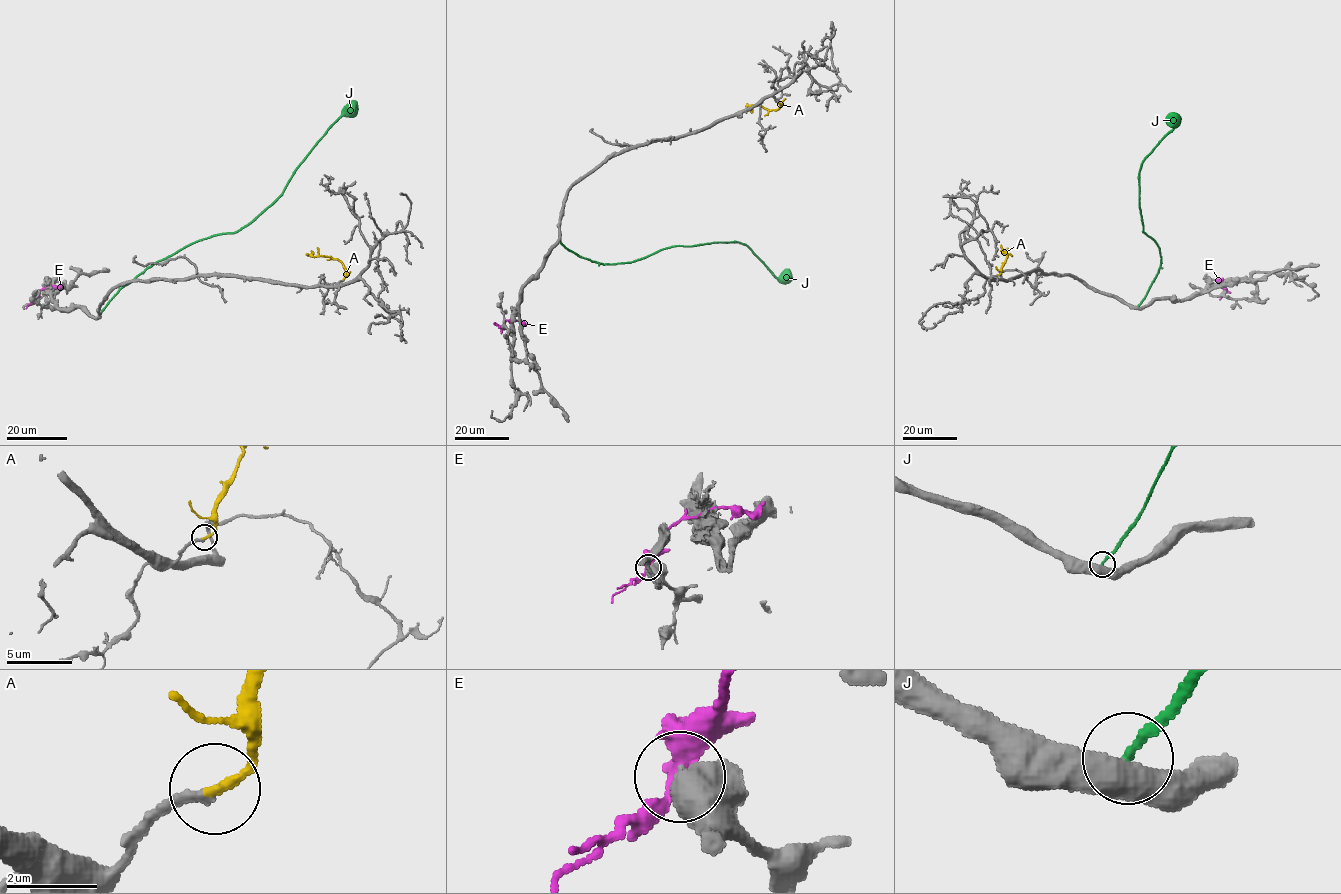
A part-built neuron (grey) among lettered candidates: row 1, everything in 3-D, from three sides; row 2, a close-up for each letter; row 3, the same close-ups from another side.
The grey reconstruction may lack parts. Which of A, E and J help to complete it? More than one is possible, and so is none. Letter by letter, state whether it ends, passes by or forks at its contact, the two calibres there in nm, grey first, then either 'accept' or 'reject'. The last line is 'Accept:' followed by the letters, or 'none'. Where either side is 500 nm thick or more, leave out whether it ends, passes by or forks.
A: it ends | 240/220 nm | accept
E: 700/360 nm | reject
J: 550/180 nm | reject
Accept: A

